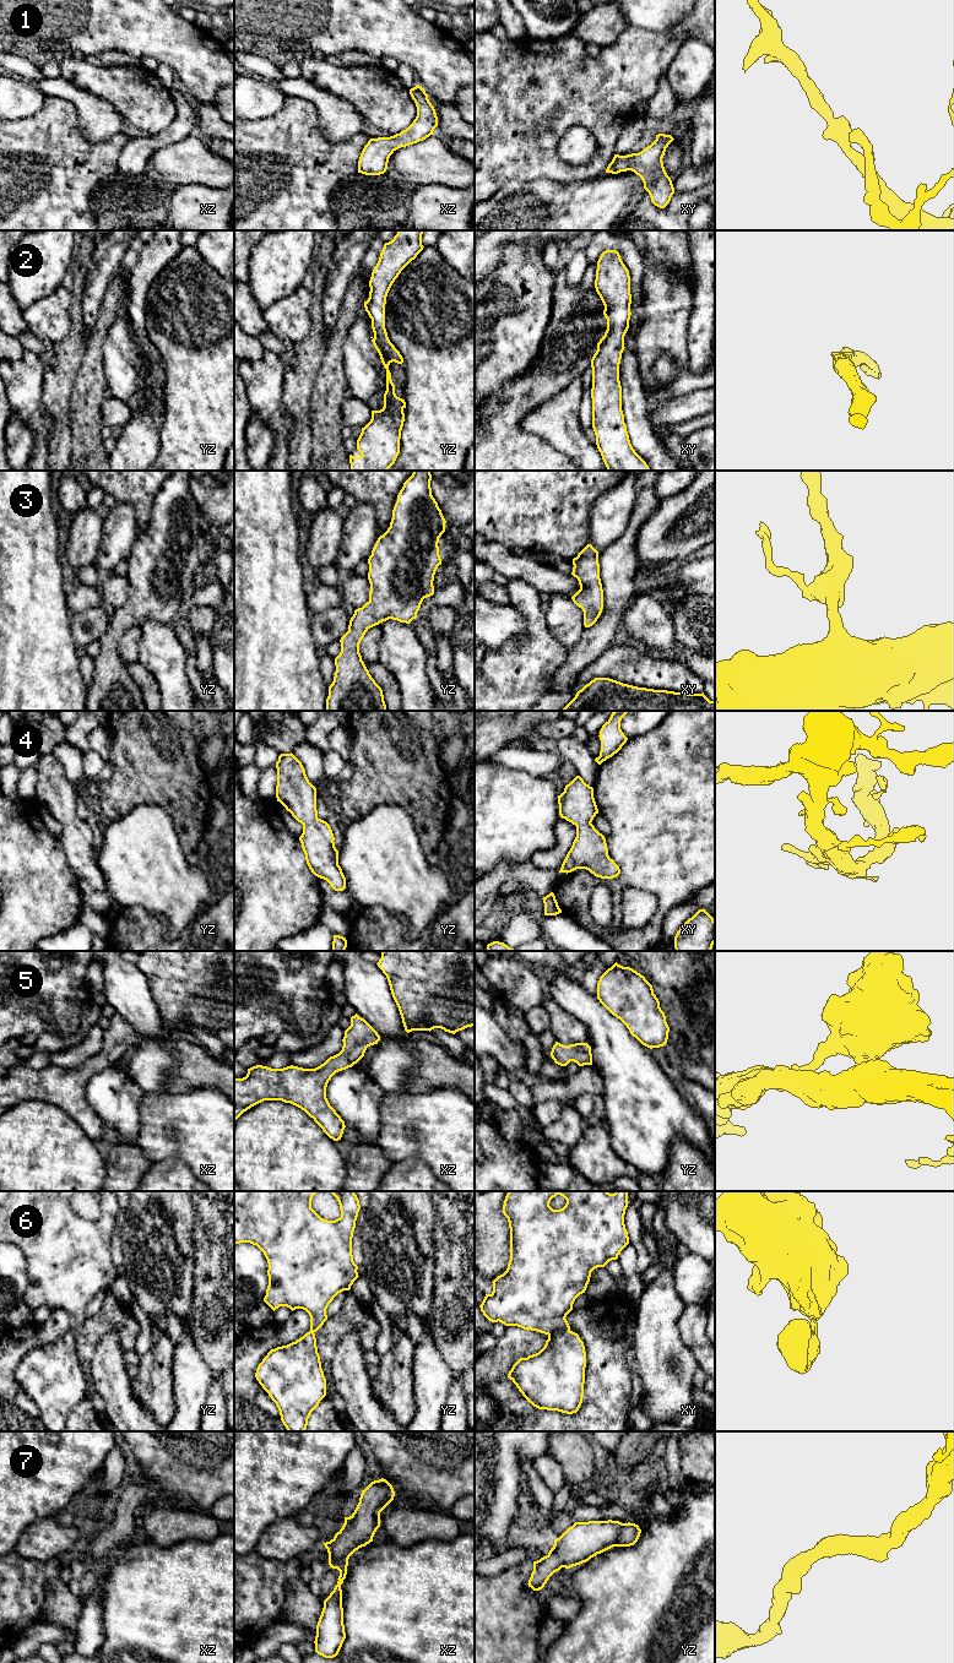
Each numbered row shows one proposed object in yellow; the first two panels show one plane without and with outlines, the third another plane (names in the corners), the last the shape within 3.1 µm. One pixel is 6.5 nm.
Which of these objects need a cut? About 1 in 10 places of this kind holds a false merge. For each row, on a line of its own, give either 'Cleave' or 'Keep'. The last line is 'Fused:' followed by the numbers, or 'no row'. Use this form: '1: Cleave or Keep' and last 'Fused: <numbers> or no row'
1: Keep
2: Keep
3: Keep
4: Keep
5: Keep
6: Keep
7: Keep
Fused: no row

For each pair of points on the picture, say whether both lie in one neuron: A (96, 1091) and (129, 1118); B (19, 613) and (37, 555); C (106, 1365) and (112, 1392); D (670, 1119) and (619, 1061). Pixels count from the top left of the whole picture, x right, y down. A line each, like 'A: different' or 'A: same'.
A: same
B: same
C: same
D: same

